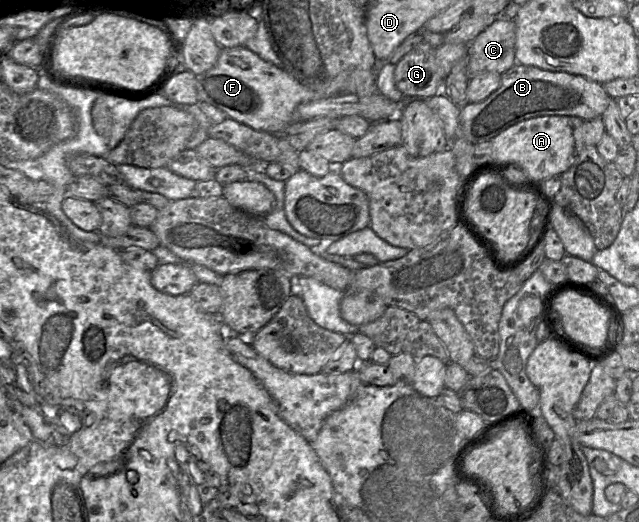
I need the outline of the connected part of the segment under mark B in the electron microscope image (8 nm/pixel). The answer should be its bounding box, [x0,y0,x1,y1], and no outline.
[457,62,611,144]

